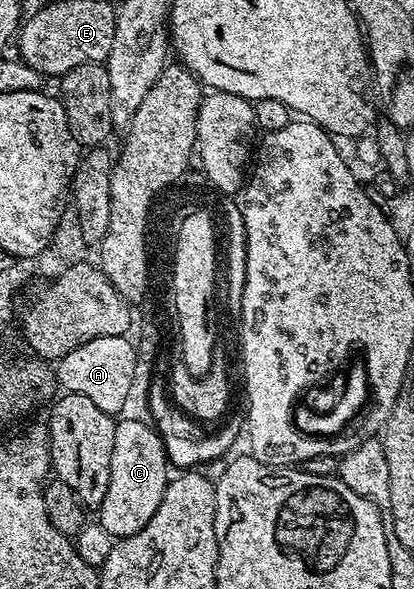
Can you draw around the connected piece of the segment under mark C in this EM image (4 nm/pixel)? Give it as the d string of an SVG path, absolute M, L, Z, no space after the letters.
M119 420L114 426L114 438L112 439L112 471L108 479L108 495L104 495L101 505L97 506L97 524L108 531L116 539L136 535L144 527L148 527L148 519L156 515L156 507L160 507L160 499L164 499L164 491L168 480L168 460L165 445L161 436L152 424L136 422L135 420Z

